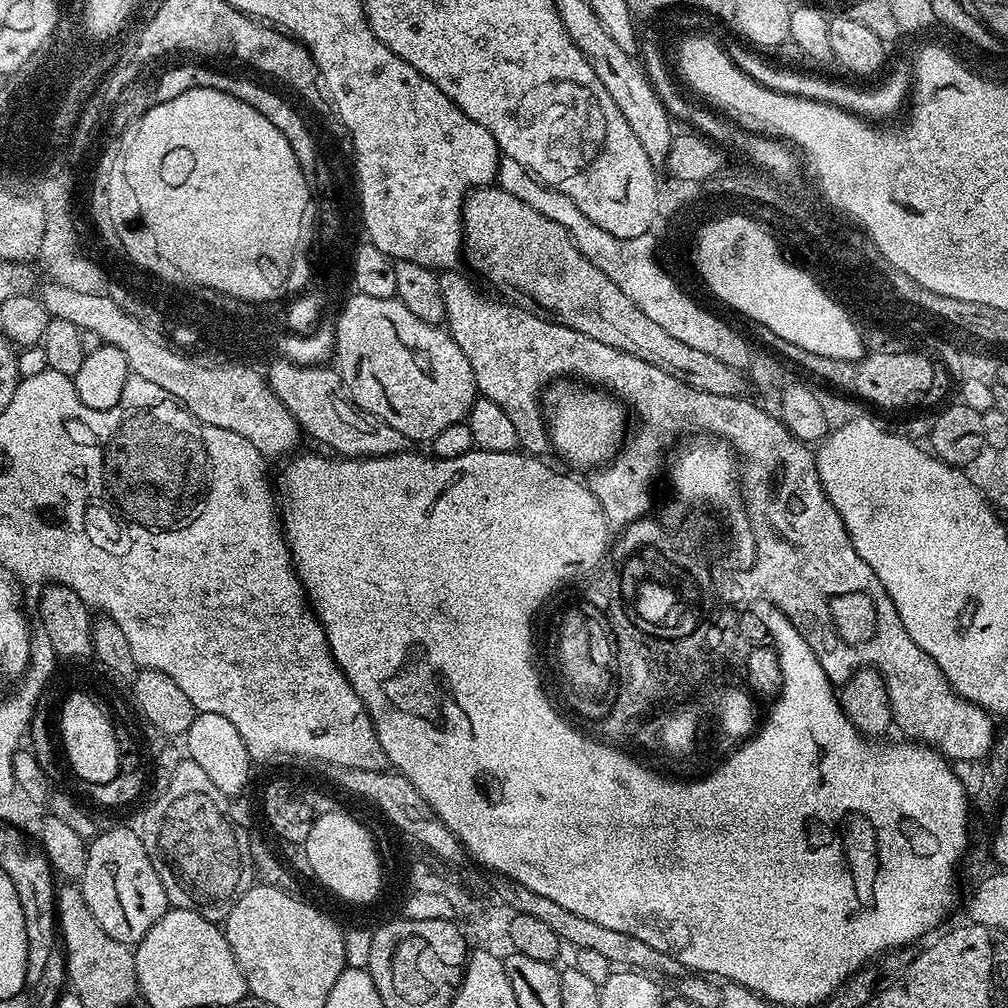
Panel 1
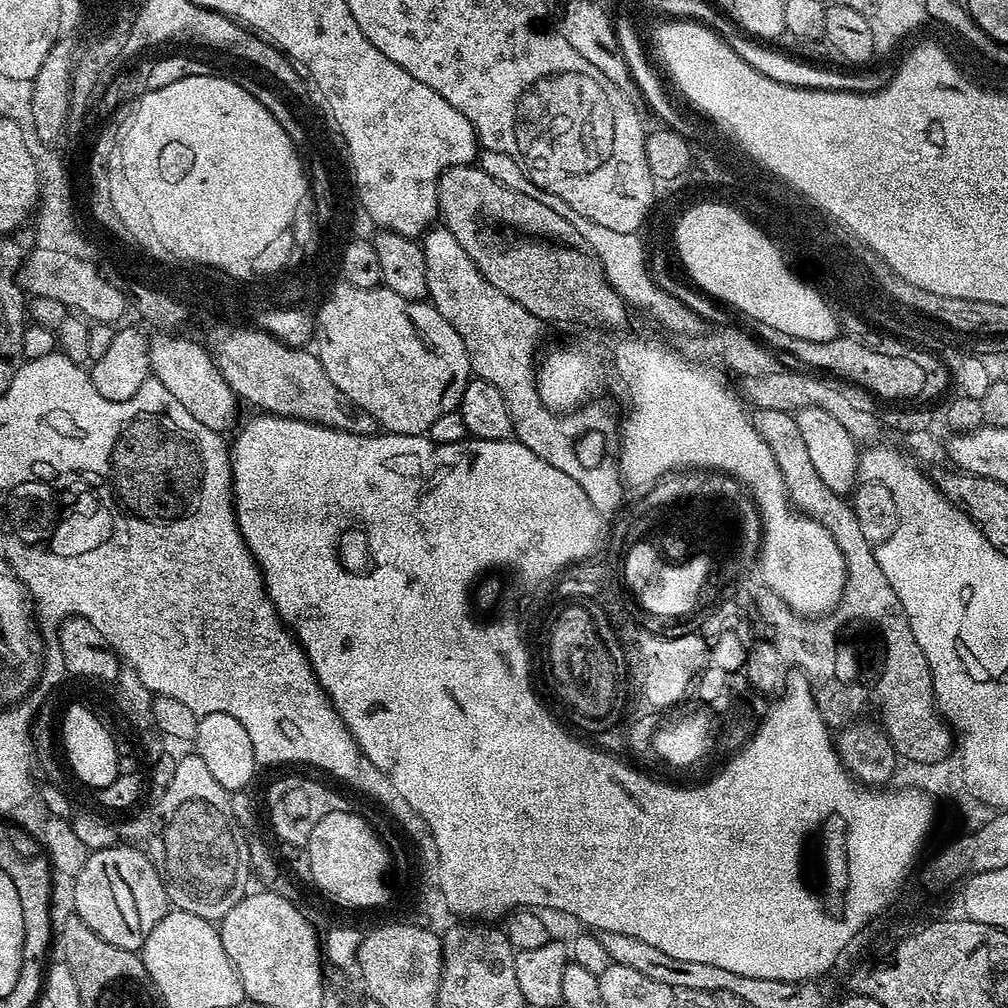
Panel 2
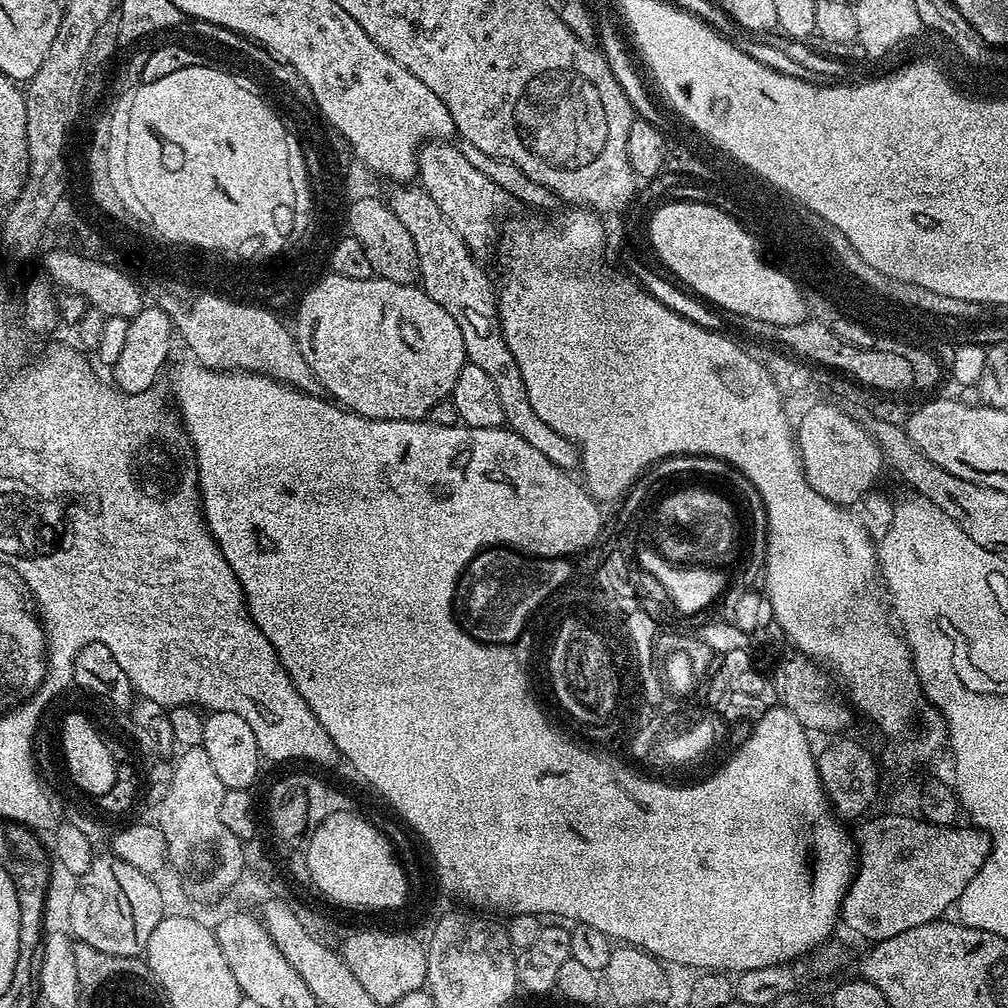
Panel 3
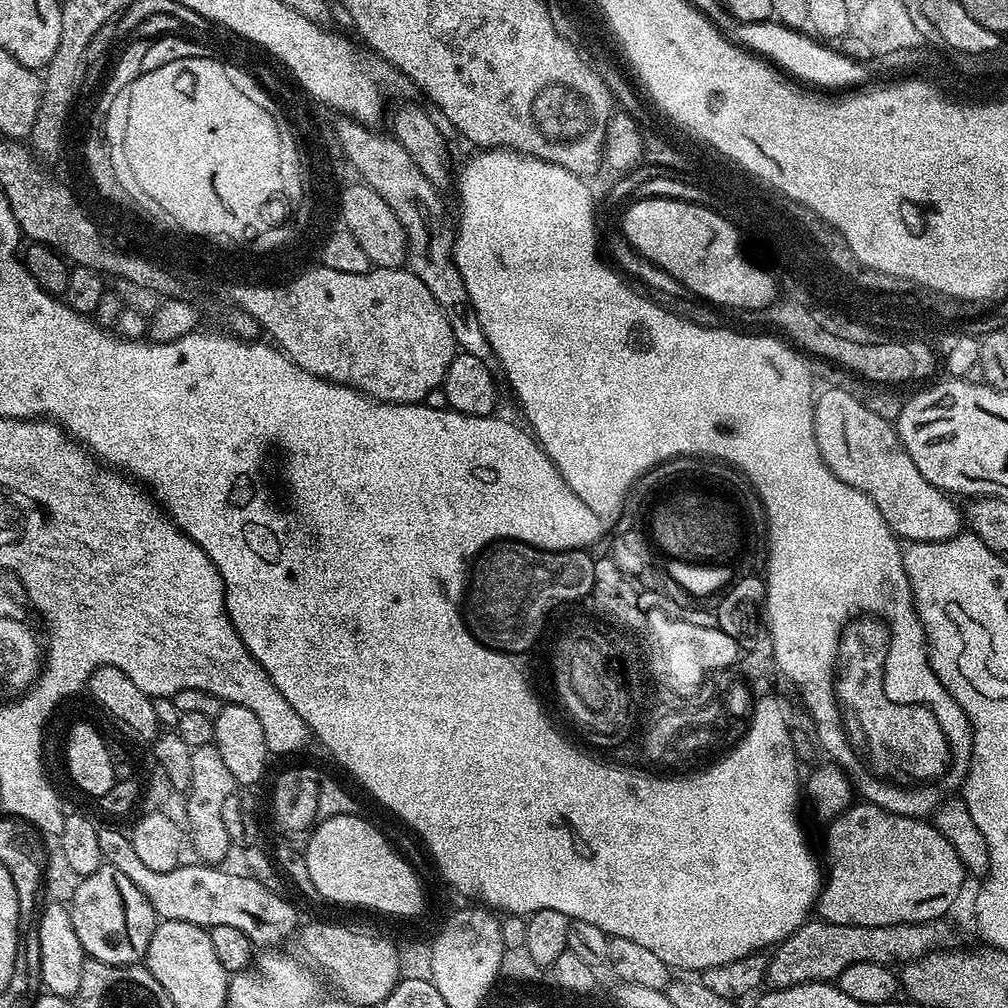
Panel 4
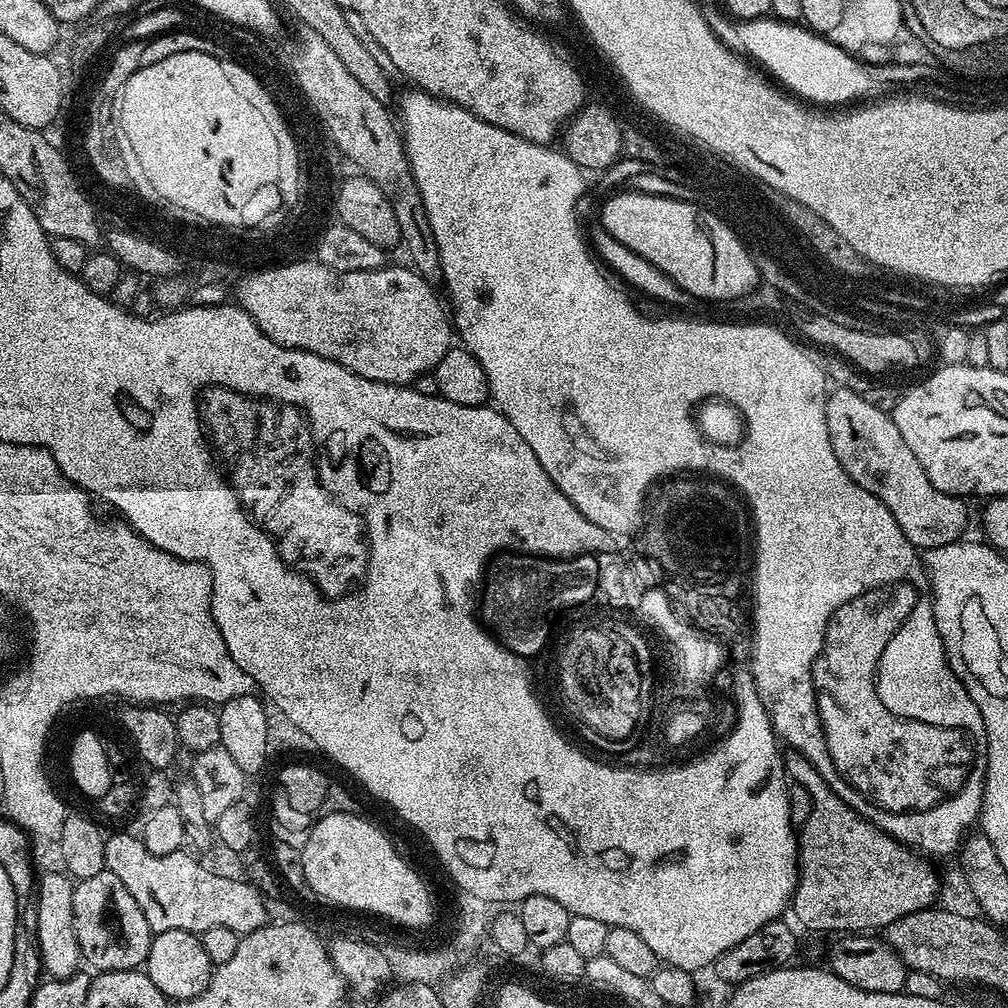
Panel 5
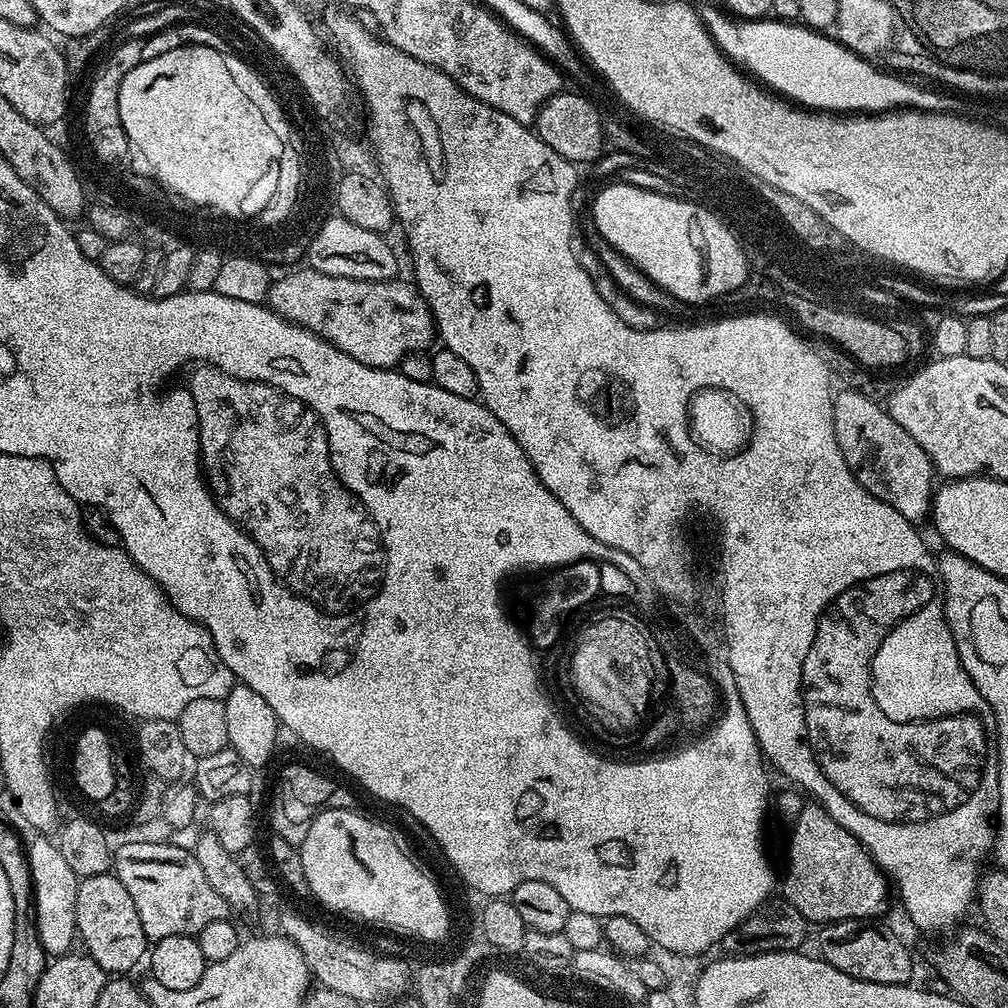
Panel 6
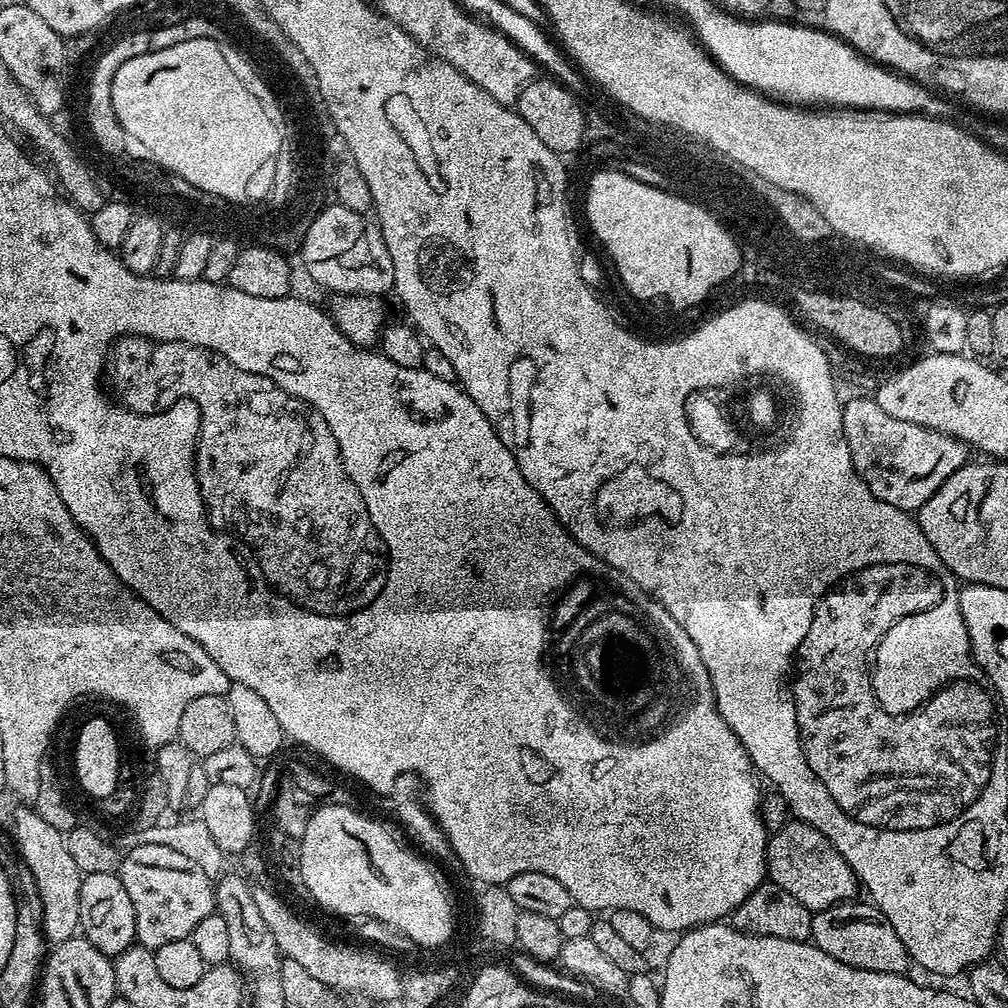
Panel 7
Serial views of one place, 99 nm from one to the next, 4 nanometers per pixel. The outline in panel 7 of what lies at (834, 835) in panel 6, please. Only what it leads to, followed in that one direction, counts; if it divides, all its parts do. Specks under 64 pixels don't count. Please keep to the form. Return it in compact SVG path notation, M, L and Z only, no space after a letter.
M789 819L780 832L771 833L766 844L766 876L771 883L782 886L793 898L798 898L813 914L835 904L851 901L858 889L852 867L840 851L814 826L805 820Z

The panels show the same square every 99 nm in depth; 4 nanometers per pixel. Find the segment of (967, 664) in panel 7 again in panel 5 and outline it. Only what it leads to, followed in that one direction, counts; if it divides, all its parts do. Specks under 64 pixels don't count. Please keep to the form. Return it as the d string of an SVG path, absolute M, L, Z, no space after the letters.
M922 600L904 624L896 624L874 658L874 688L880 706L898 720L932 720L950 726L966 726L978 738L986 734L986 722L966 694L966 686L950 670L932 614L932 600Z

